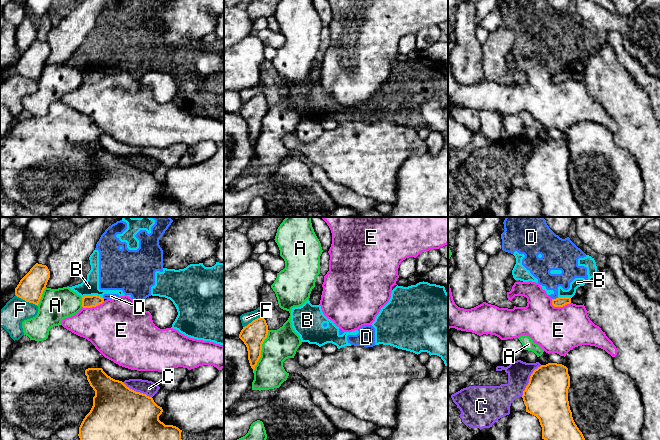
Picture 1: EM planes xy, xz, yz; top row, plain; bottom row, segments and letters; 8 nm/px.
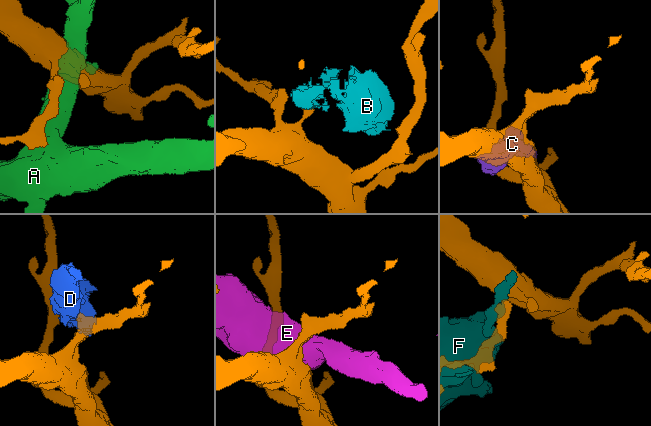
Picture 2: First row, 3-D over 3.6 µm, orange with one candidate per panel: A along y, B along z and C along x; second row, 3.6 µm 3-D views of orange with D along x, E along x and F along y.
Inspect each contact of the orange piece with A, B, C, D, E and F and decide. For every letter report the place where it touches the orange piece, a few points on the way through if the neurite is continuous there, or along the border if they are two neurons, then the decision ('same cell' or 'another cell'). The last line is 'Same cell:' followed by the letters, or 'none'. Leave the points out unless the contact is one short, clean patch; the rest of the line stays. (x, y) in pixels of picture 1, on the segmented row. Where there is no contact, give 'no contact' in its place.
A: contact xz (261, 350); another cell
B: contact xy (92, 295); border xy (82, 296), (99, 295), (102, 298); another cell
C: contact yz (529, 380); another cell
D: contact yz (556, 298); another cell
E: contact yz (559, 306); another cell
F: contact xy (26, 301); another cell
Same cell: none

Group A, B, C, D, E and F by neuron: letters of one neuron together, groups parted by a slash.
A / B C D / E / F

